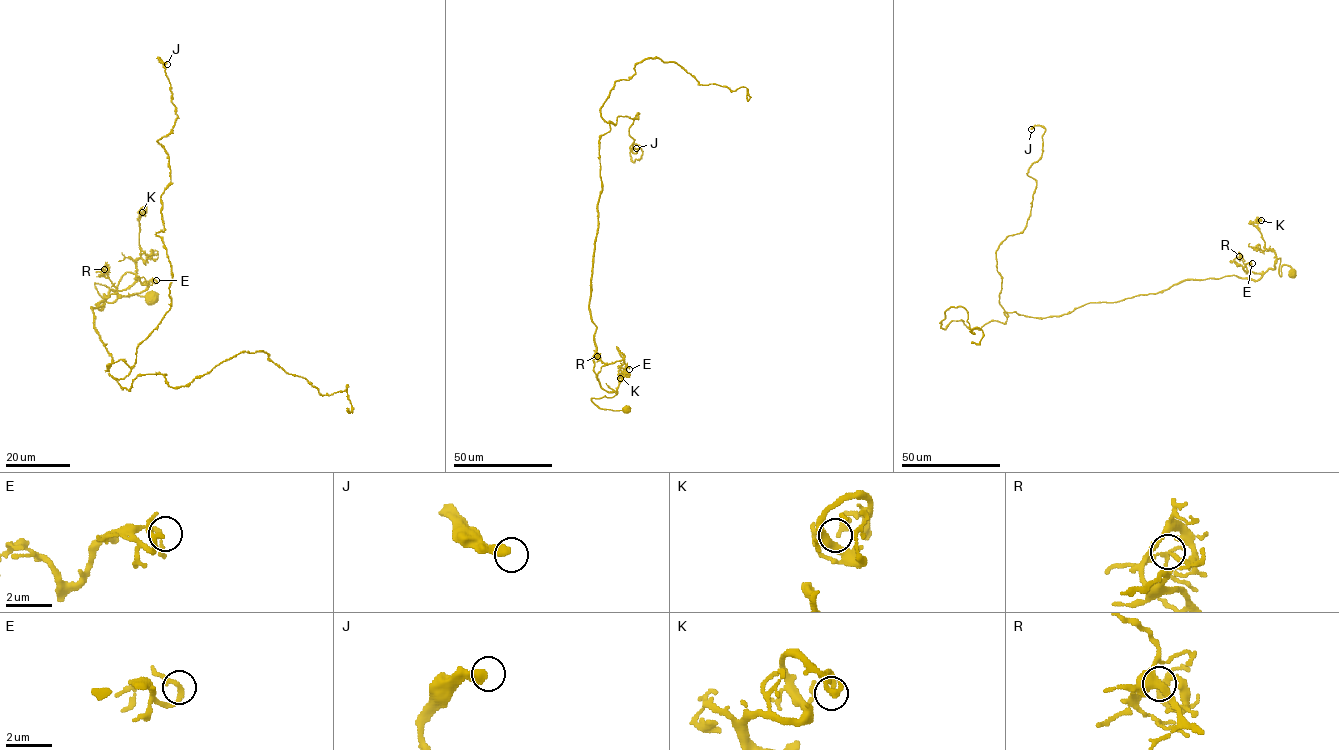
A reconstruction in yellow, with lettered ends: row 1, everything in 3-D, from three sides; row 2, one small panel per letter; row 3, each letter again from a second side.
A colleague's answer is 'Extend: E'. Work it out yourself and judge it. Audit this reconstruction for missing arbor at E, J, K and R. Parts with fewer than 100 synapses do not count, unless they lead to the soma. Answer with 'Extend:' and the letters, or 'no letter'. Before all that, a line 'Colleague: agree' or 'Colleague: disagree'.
Colleague: disagree
Extend: no letter

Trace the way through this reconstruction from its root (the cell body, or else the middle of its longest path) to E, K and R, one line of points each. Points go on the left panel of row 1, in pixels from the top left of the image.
E: (152, 296), (118, 295), (95, 284), (113, 302), (127, 272), (136, 280), (104, 297), (142, 293), (156, 280)
K: (152, 296), (95, 286), (113, 302), (119, 280), (136, 272), (146, 207), (142, 212)
R: (152, 296), (95, 284), (104, 301), (117, 298), (124, 275), (136, 276), (104, 297), (117, 292), (104, 269)

